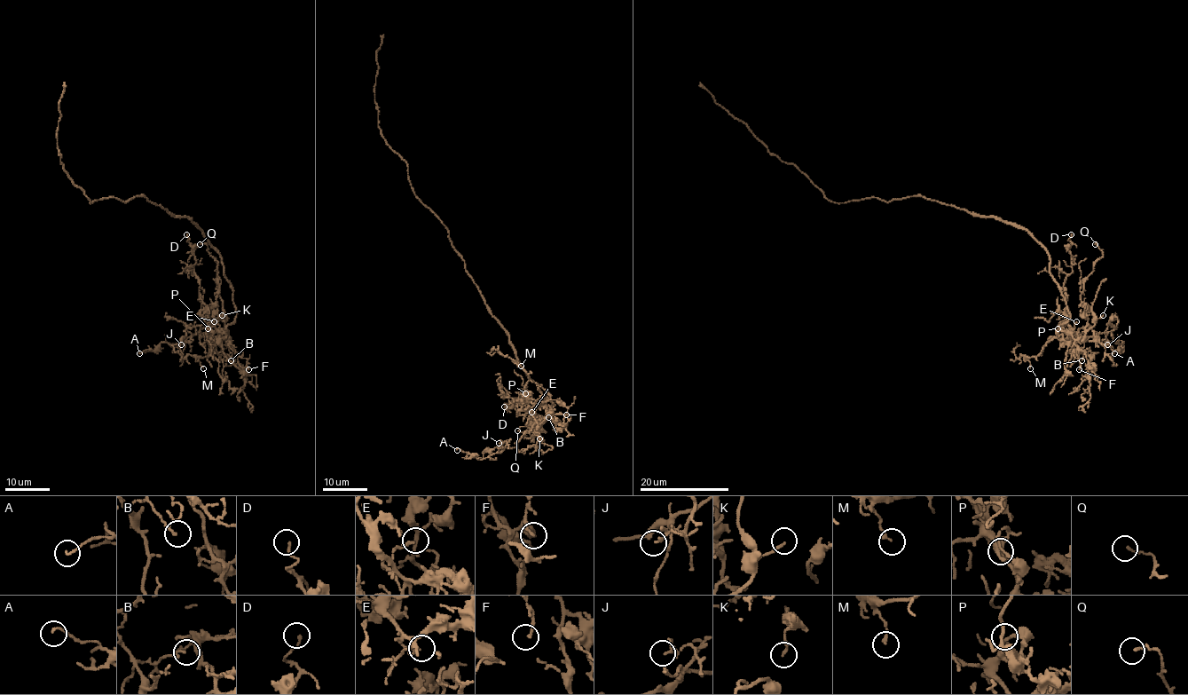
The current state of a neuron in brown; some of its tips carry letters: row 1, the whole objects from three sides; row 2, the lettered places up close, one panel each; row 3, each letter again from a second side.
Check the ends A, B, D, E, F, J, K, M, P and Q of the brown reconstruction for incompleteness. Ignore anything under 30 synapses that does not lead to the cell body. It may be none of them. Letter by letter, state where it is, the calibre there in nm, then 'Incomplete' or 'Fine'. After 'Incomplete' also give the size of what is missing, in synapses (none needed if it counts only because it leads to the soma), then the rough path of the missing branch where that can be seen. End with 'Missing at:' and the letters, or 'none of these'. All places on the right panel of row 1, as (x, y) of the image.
A: Place: (1114, 353). Thickness 110 nm. Fine
B: Place: (1081, 360). Thickness 100 nm. Fine
D: Place: (1071, 234). Thickness 120 nm. Fine
E: Place: (1076, 321). Thickness 160 nm. Fine
F: Place: (1079, 369). Thickness 100 nm. Fine
J: Place: (1107, 344). Thickness 120 nm. Fine
K: Place: (1103, 315). Thickness 130 nm. Fine
M: Place: (1030, 368). Thickness 150 nm. Fine
P: Place: (1058, 328). Thickness 140 nm. Fine
Q: Place: (1095, 244). Thickness 120 nm. Fine
Missing at: none of these

